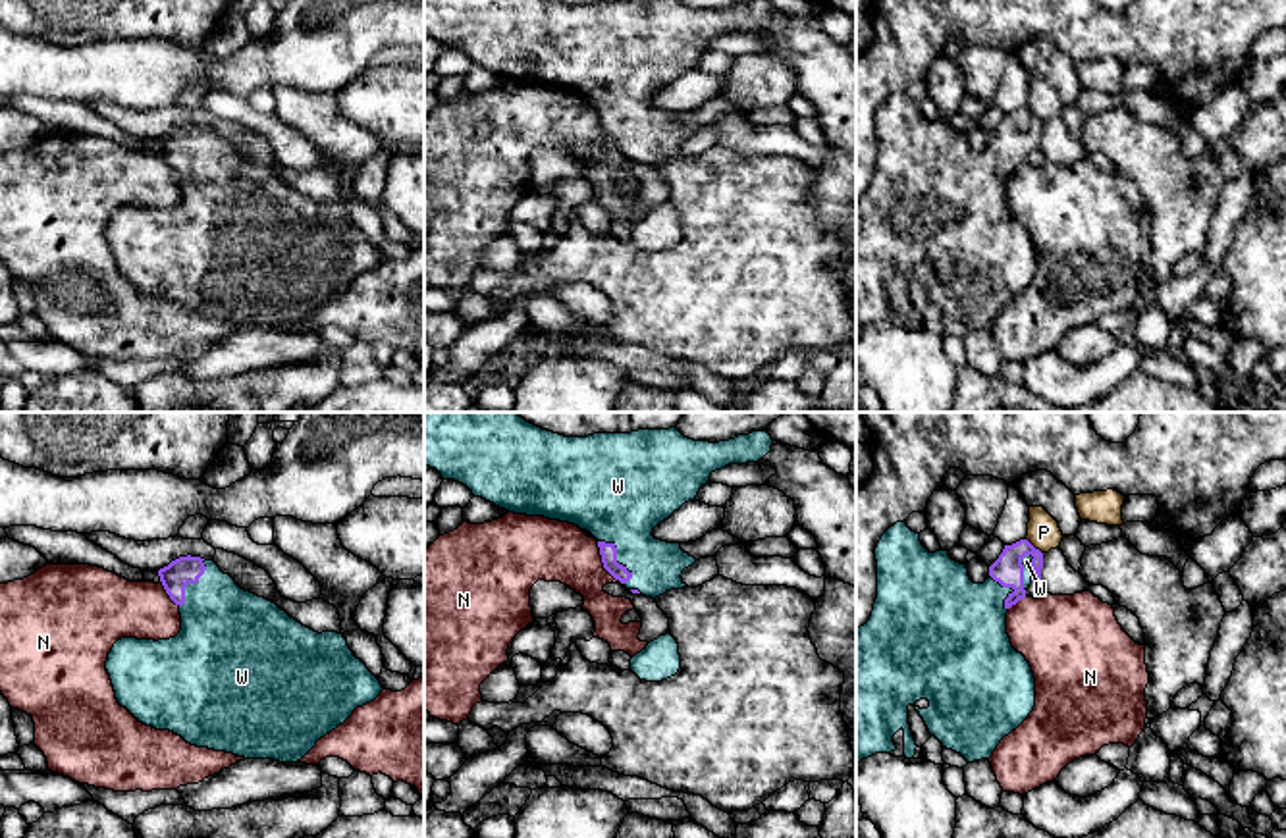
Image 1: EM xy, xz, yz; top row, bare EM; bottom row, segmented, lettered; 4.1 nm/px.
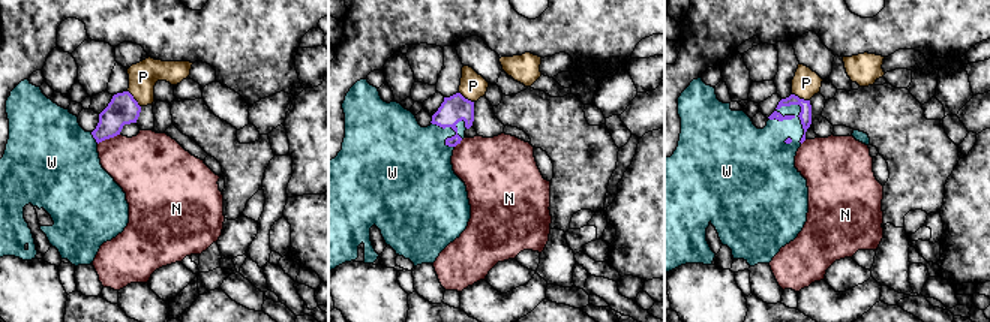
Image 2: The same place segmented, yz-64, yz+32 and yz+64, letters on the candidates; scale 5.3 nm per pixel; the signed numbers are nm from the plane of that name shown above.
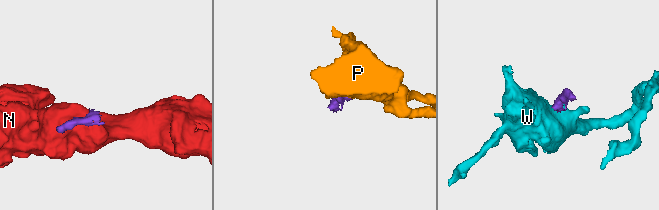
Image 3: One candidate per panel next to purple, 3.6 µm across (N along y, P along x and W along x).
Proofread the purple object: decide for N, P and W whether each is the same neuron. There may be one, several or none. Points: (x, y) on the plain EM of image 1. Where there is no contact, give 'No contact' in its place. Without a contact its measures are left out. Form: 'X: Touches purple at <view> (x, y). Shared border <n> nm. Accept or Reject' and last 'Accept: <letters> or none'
N: Touches purple at xz (602, 130). Shared border 200 nm. Reject
P: Touches purple at yz (1032, 114). Shared border 100 nm. Reject
W: Touches purple at yz (1022, 139). Shared border 160 nm. Accept
Accept: W

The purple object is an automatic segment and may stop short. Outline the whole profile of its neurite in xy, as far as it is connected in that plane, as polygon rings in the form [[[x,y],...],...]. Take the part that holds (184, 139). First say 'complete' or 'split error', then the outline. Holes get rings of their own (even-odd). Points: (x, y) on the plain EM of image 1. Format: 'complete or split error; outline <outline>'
split error; outline [[[179,125],[158,139],[170,168],[179,175],[181,198],[170,208],[121,206],[108,222],[116,268],[139,291],[170,299],[187,312],[245,327],[301,329],[320,306],[343,293],[357,275],[382,262],[380,249],[353,223],[343,202],[314,200],[276,171],[241,158],[214,129]]]

